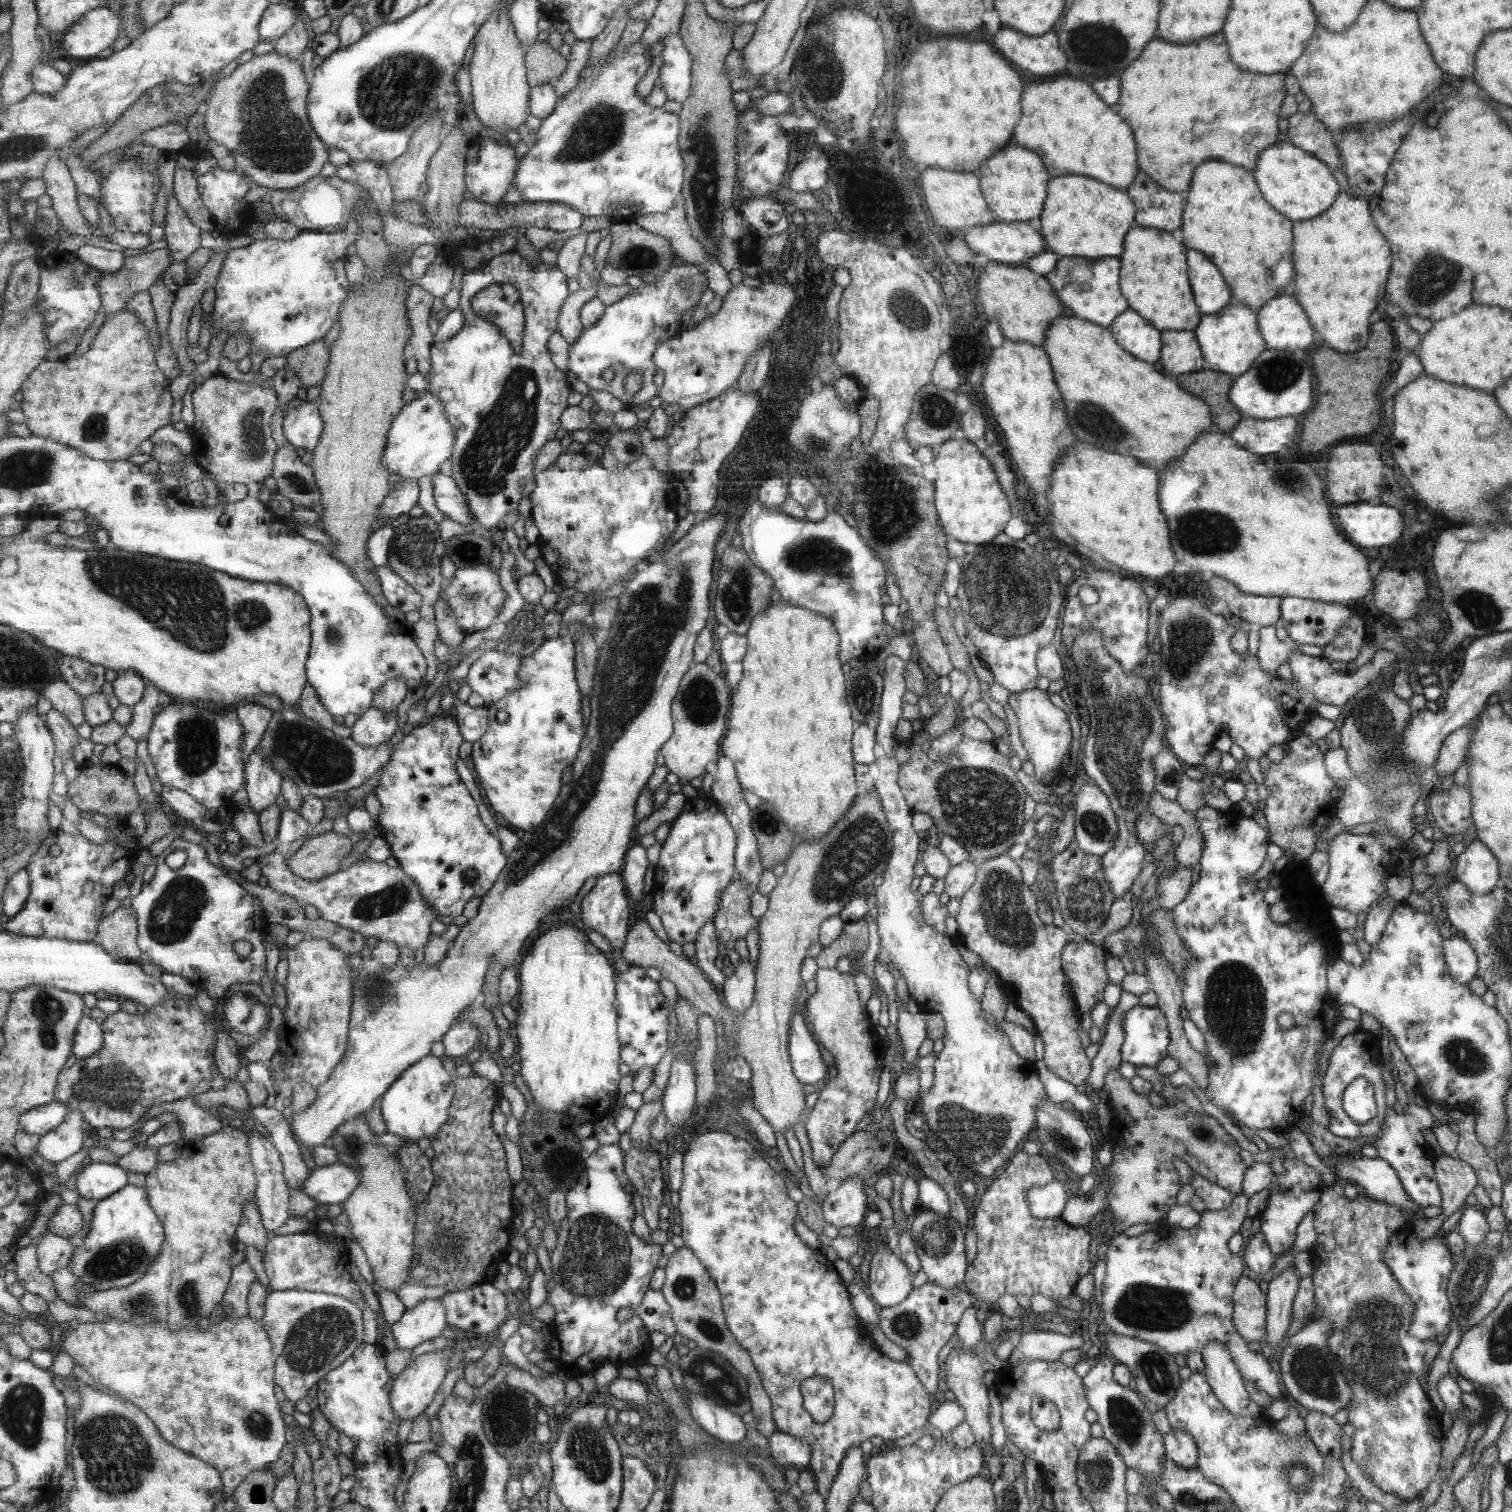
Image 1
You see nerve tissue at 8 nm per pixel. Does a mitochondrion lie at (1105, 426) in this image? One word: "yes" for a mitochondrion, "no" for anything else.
yes

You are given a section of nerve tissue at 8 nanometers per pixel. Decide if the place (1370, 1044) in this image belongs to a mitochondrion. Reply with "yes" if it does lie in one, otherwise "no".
no

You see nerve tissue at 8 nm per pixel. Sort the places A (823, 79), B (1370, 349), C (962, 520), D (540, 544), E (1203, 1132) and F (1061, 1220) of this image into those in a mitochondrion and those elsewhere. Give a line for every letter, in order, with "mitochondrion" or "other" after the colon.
A: mitochondrion
B: other
C: other
D: other
E: mitochondrion
F: other

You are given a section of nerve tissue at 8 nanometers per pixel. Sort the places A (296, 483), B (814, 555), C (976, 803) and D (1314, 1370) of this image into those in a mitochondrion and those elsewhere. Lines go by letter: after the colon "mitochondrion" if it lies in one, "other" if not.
A: mitochondrion
B: mitochondrion
C: mitochondrion
D: mitochondrion

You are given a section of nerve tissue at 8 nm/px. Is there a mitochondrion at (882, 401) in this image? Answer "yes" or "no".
no

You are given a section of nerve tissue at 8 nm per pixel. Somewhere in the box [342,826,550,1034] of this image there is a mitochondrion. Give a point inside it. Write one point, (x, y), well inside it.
(395, 897)

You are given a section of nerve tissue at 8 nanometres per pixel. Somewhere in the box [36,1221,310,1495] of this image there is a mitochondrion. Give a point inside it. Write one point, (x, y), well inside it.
(121, 1259)

